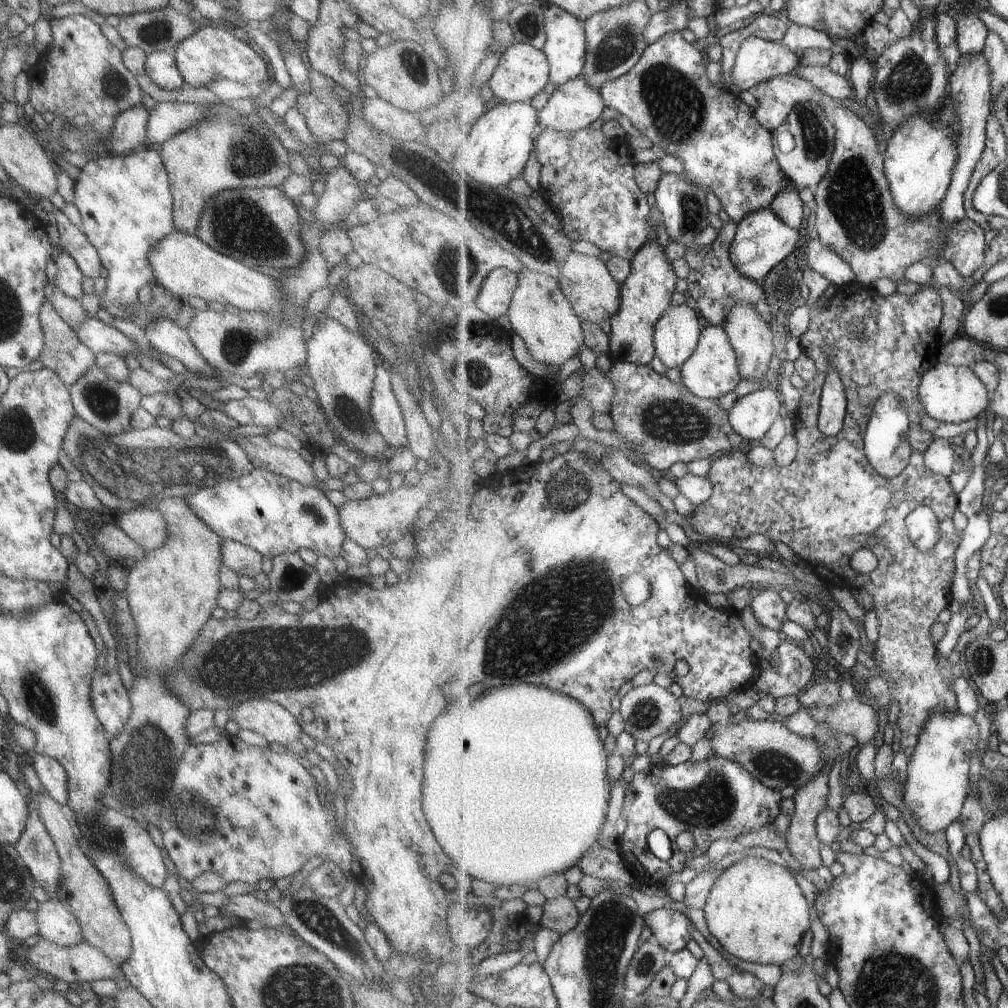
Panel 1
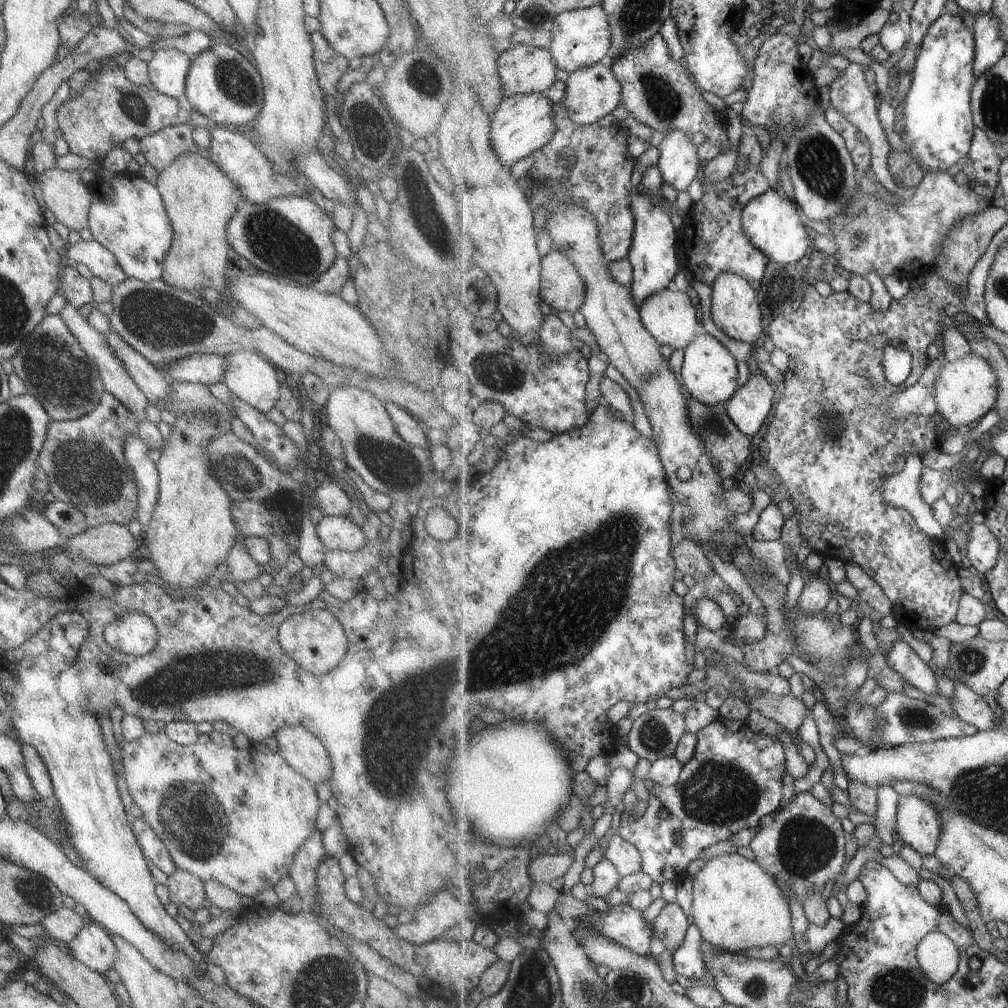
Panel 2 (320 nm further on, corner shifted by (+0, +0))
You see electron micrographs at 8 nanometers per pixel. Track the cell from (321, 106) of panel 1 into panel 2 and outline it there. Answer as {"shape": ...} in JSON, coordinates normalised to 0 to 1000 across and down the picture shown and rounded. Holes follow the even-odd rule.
{"shape":[[[315,29],[306,35],[310,44],[310,63],[316,87],[322,94],[332,96],[332,86],[338,74],[345,68],[345,60],[324,44]]]}

